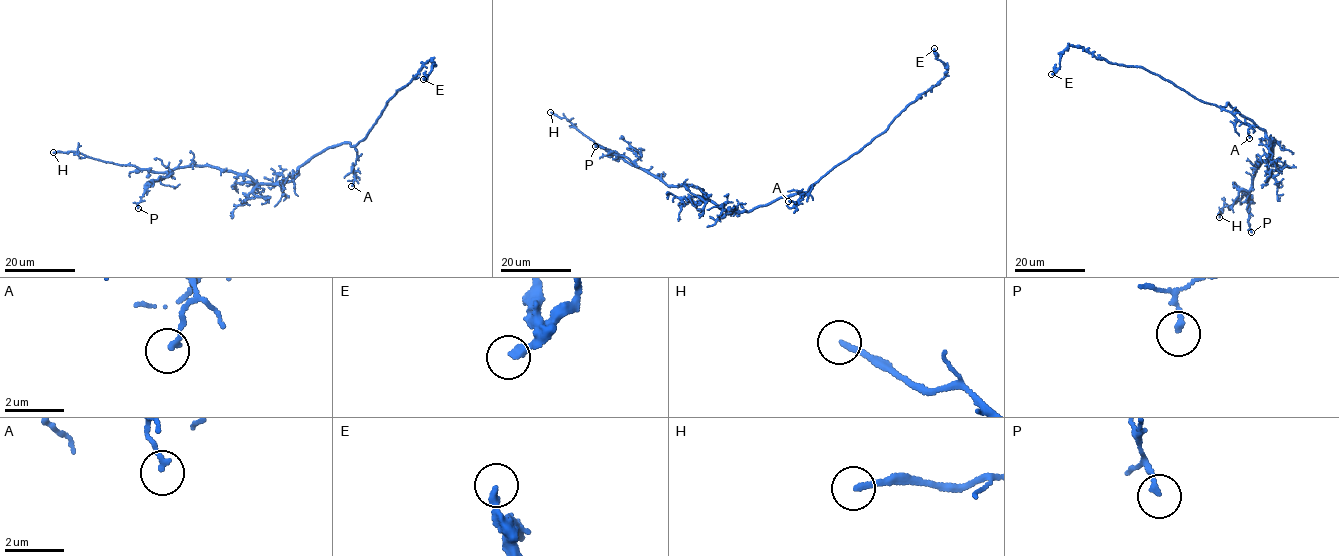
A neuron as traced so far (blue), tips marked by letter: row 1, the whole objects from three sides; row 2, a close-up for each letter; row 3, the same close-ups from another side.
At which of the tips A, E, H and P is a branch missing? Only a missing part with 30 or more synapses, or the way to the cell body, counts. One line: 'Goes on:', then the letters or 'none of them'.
Goes on: H

